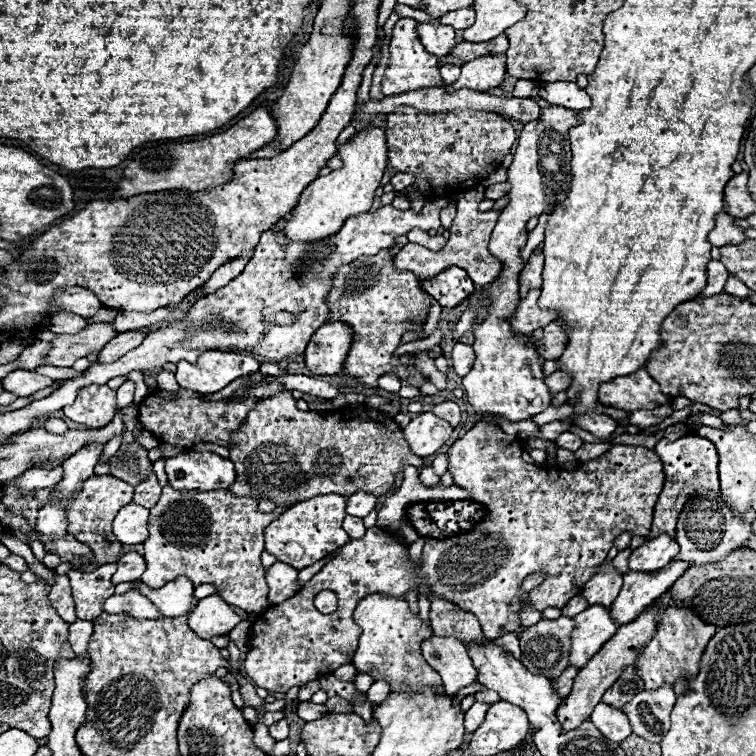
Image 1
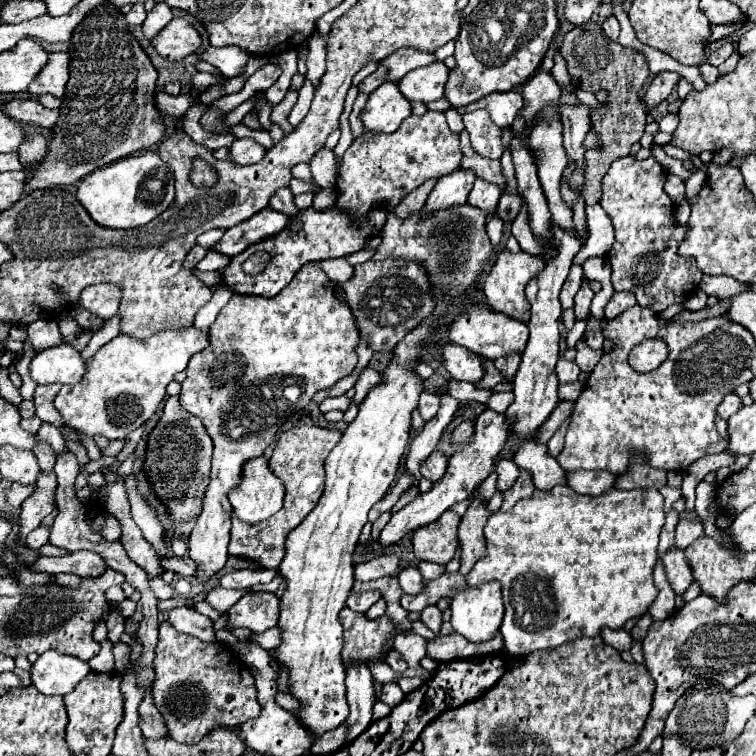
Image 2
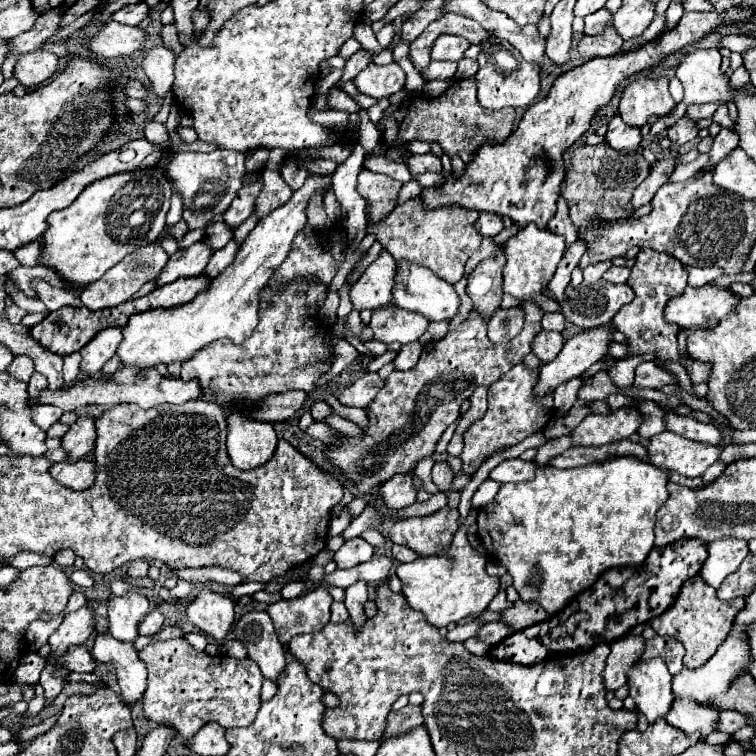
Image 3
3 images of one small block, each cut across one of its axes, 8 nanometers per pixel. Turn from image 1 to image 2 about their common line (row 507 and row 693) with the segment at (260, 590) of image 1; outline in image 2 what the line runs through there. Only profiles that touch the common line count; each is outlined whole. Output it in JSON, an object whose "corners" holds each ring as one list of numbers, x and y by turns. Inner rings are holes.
{"corners":[[168,620,160,624,160,644,154,660,154,702,164,716,170,736,178,742,198,742,214,726,242,724,260,714,252,674,218,642,206,644,190,634,180,634],[278,692,278,694,276,694,276,702,278,702,278,706,286,708,288,712,296,712,296,710,300,708,300,702,298,702,292,694,282,694,282,692]]}

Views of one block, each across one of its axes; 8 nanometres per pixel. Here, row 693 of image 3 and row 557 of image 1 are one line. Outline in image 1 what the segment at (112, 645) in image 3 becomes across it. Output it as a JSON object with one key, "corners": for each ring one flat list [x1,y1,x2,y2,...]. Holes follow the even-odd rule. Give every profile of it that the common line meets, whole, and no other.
{"corners":[[128,552,118,560,118,570,112,576,112,582,120,584,120,582,140,580,140,576,144,574,144,568,146,568,144,556,140,556,138,552]]}

